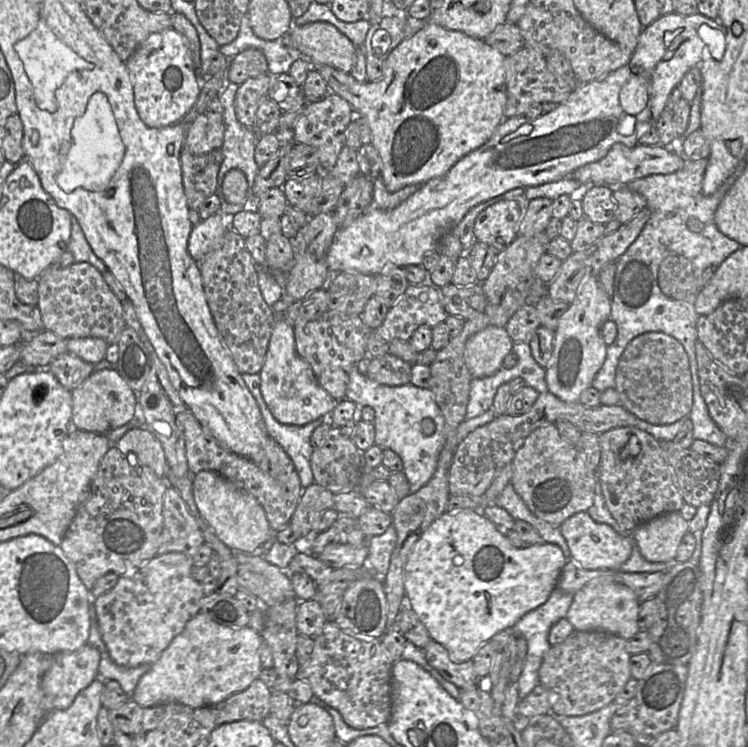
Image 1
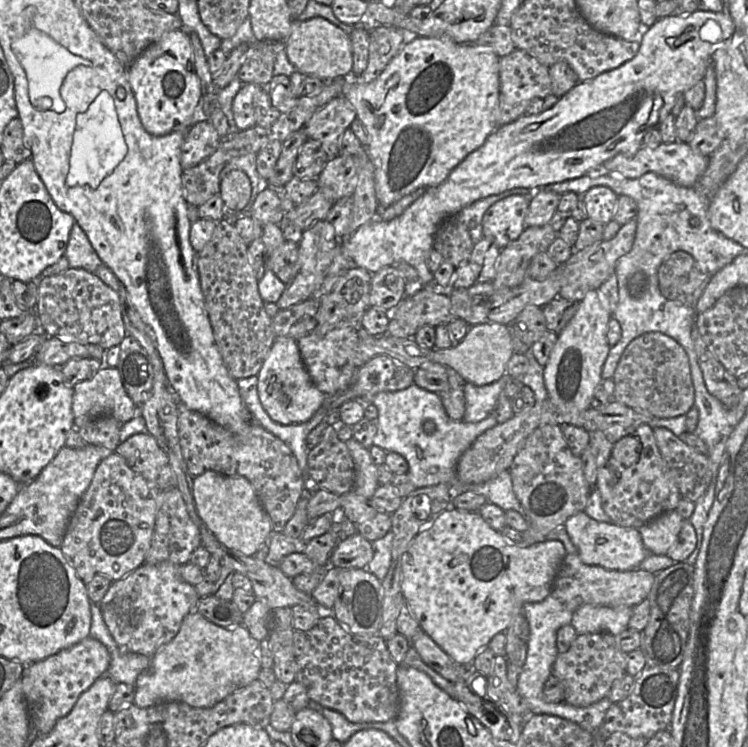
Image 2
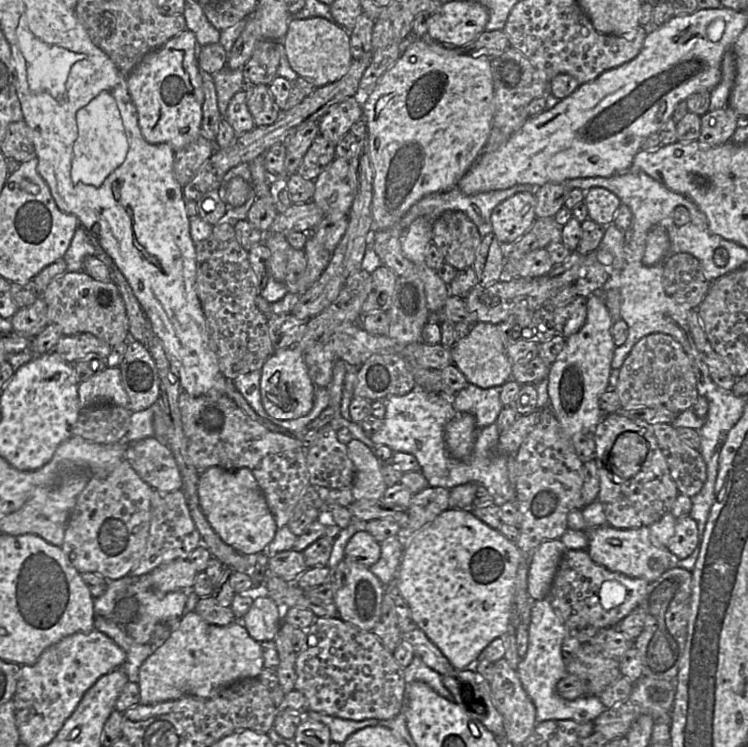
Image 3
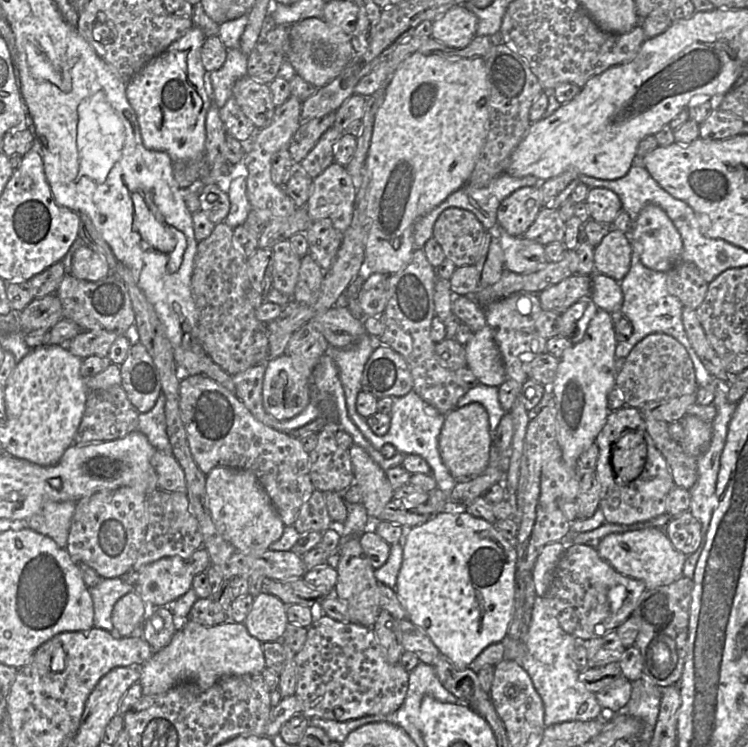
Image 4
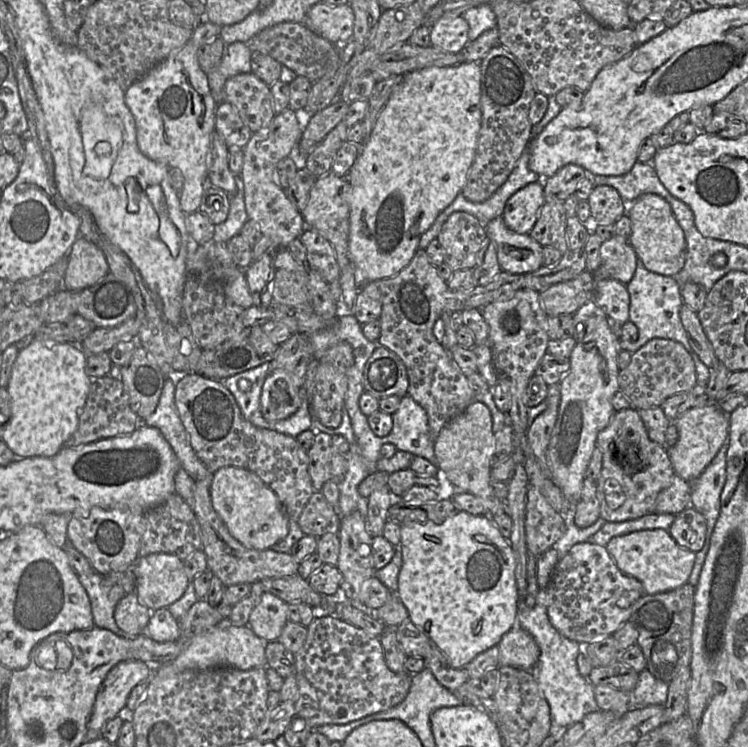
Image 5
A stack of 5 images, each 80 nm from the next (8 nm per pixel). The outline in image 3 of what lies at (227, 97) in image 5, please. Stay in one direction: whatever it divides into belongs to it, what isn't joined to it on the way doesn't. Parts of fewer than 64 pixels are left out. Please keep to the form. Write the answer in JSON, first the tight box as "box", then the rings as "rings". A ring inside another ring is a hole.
{"box":[246,85,280,126],"rings":[[[246,85],[246,104],[255,126],[269,126],[280,115],[280,110],[274,104],[269,85]]]}

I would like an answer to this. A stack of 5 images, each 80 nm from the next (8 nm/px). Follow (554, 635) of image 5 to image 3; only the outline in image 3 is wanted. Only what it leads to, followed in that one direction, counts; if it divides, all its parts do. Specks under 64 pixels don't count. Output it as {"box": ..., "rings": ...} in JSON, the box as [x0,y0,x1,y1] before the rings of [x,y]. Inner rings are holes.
{"box":[517,598,606,723],"rings":[[[547,598],[533,601],[530,615],[527,652],[520,659],[517,672],[524,690],[535,705],[537,722],[574,720],[586,723],[596,719],[606,709],[598,695],[586,695],[567,700],[561,697],[556,690],[557,683],[568,674],[562,656],[562,642],[573,633],[567,626],[560,623],[560,616],[555,614],[552,604]]]}

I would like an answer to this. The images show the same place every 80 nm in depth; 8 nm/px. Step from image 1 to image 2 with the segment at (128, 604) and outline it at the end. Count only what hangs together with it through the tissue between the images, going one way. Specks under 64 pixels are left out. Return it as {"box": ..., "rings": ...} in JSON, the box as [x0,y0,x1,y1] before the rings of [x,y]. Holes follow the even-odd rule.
{"box":[98,561,201,657],"rings":[[[170,561],[152,564],[143,563],[122,579],[112,582],[104,598],[98,604],[101,608],[104,622],[118,644],[120,651],[152,657],[161,646],[169,643],[177,635],[184,618],[196,610],[201,597],[193,585],[182,579],[180,566]]]}

